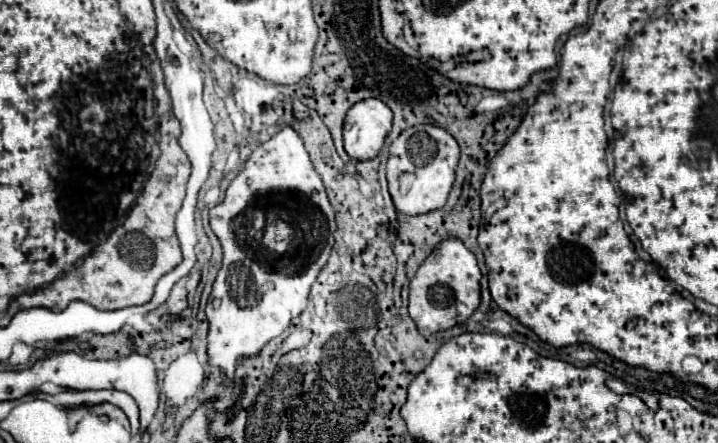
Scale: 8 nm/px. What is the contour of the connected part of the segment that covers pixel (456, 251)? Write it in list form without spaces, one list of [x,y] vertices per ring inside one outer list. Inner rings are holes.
[[[456,237],[444,239],[420,265],[410,281],[410,317],[422,335],[450,329],[466,321],[480,305],[480,269],[474,253]]]

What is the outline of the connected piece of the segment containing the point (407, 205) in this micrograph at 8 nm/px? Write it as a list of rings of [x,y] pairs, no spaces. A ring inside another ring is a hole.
[[[414,125],[404,129],[400,137],[390,145],[388,159],[388,183],[396,209],[406,215],[422,215],[444,207],[450,187],[454,183],[454,169],[458,165],[458,159],[460,147],[446,129],[436,125]],[[402,173],[414,173],[414,181],[402,187]]]

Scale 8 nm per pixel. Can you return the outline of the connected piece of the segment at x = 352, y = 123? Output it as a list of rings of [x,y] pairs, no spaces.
[[[380,99],[354,103],[344,121],[344,149],[358,161],[374,159],[392,129],[392,109]]]

